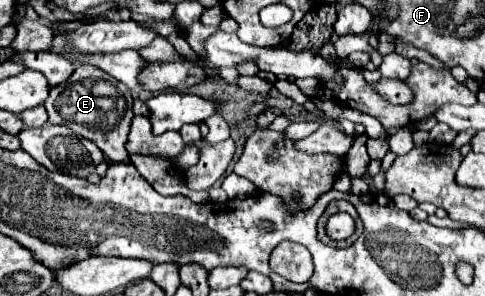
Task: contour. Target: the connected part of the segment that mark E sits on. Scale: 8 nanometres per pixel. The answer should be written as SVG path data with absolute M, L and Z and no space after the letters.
M74 74L71 75L69 81L50 87L48 99L44 101L44 107L50 115L48 121L56 125L68 125L76 135L82 135L94 141L102 149L106 159L110 161L130 159L128 151L124 149L128 131L130 131L130 121L134 117L130 91L122 83L110 77L104 77L100 81L88 81L88 79L72 81L72 79L74 79Z

